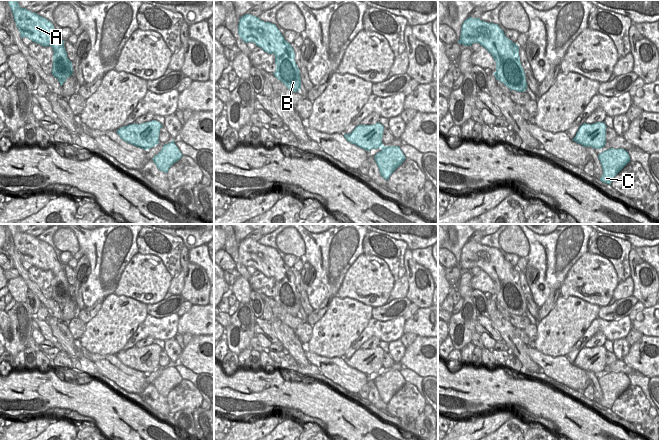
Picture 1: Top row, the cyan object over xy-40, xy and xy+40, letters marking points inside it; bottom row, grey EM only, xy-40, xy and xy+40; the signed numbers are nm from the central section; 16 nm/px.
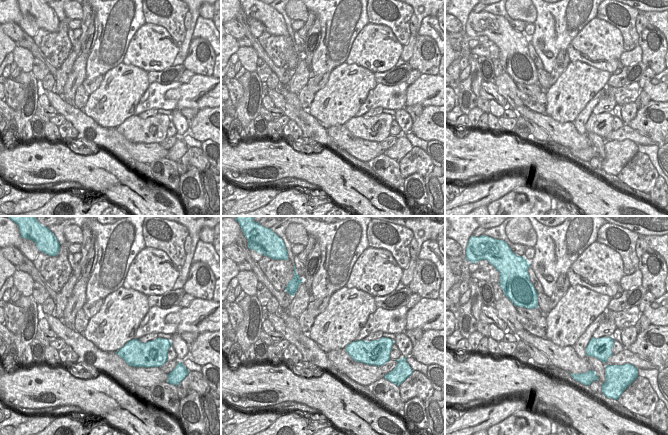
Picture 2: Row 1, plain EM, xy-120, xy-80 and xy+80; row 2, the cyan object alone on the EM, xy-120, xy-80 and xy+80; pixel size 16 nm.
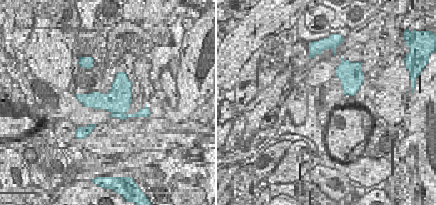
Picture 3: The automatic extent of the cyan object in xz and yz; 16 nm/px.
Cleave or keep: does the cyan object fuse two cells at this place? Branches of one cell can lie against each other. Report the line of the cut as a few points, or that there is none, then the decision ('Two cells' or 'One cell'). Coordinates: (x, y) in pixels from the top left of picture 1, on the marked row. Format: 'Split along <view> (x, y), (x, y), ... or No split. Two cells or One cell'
No split. One cell

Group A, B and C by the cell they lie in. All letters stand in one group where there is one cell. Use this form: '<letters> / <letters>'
A B C

